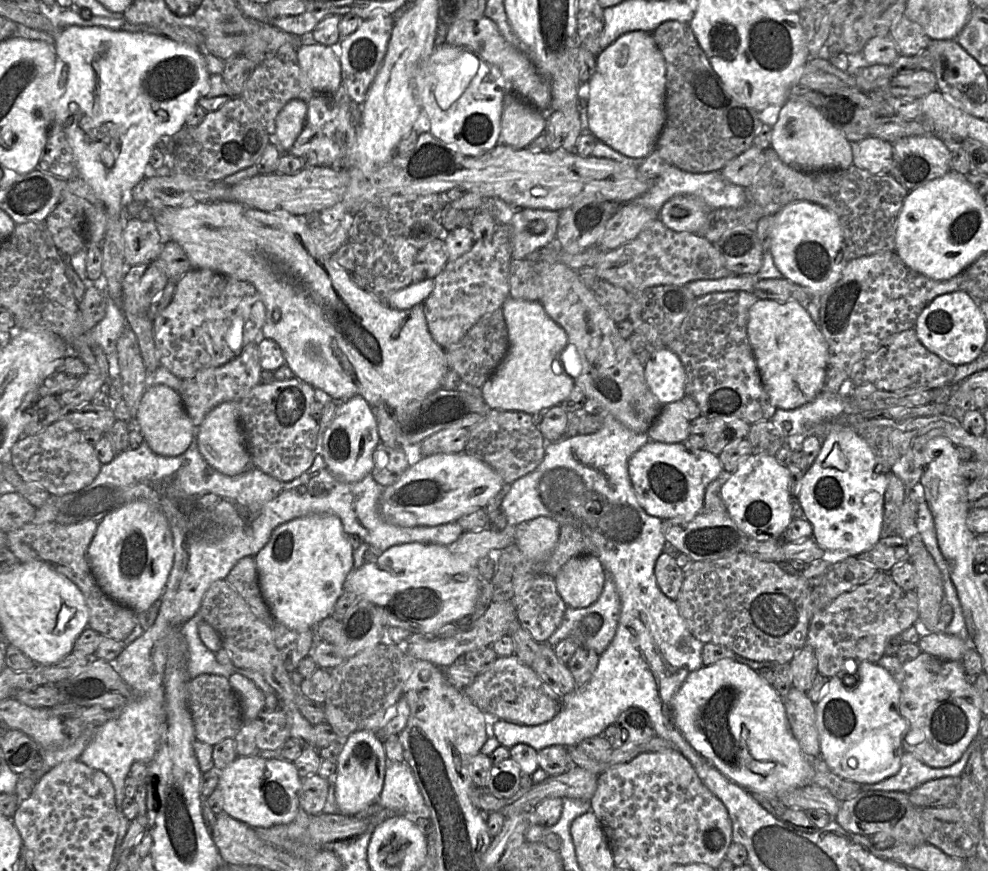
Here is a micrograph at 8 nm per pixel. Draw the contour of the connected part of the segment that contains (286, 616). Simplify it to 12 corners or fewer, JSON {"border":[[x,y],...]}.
{"border":[[340,518],[275,528],[255,556],[275,621],[314,629],[353,570]]}

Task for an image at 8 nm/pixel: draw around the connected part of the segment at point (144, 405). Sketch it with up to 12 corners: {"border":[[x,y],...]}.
{"border":[[145,390],[135,421],[151,450],[181,455],[196,427],[180,394]]}

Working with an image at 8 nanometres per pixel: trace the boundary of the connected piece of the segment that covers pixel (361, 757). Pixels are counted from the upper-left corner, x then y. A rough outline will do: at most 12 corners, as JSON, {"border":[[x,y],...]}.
{"border":[[371,730],[342,742],[336,761],[339,812],[377,803],[386,770]]}

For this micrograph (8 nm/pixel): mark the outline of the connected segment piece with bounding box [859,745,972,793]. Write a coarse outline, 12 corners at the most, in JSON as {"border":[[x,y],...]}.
{"border":[[905,751],[897,774],[860,792],[910,792],[935,779],[960,777],[972,753],[945,768],[933,768]]}

